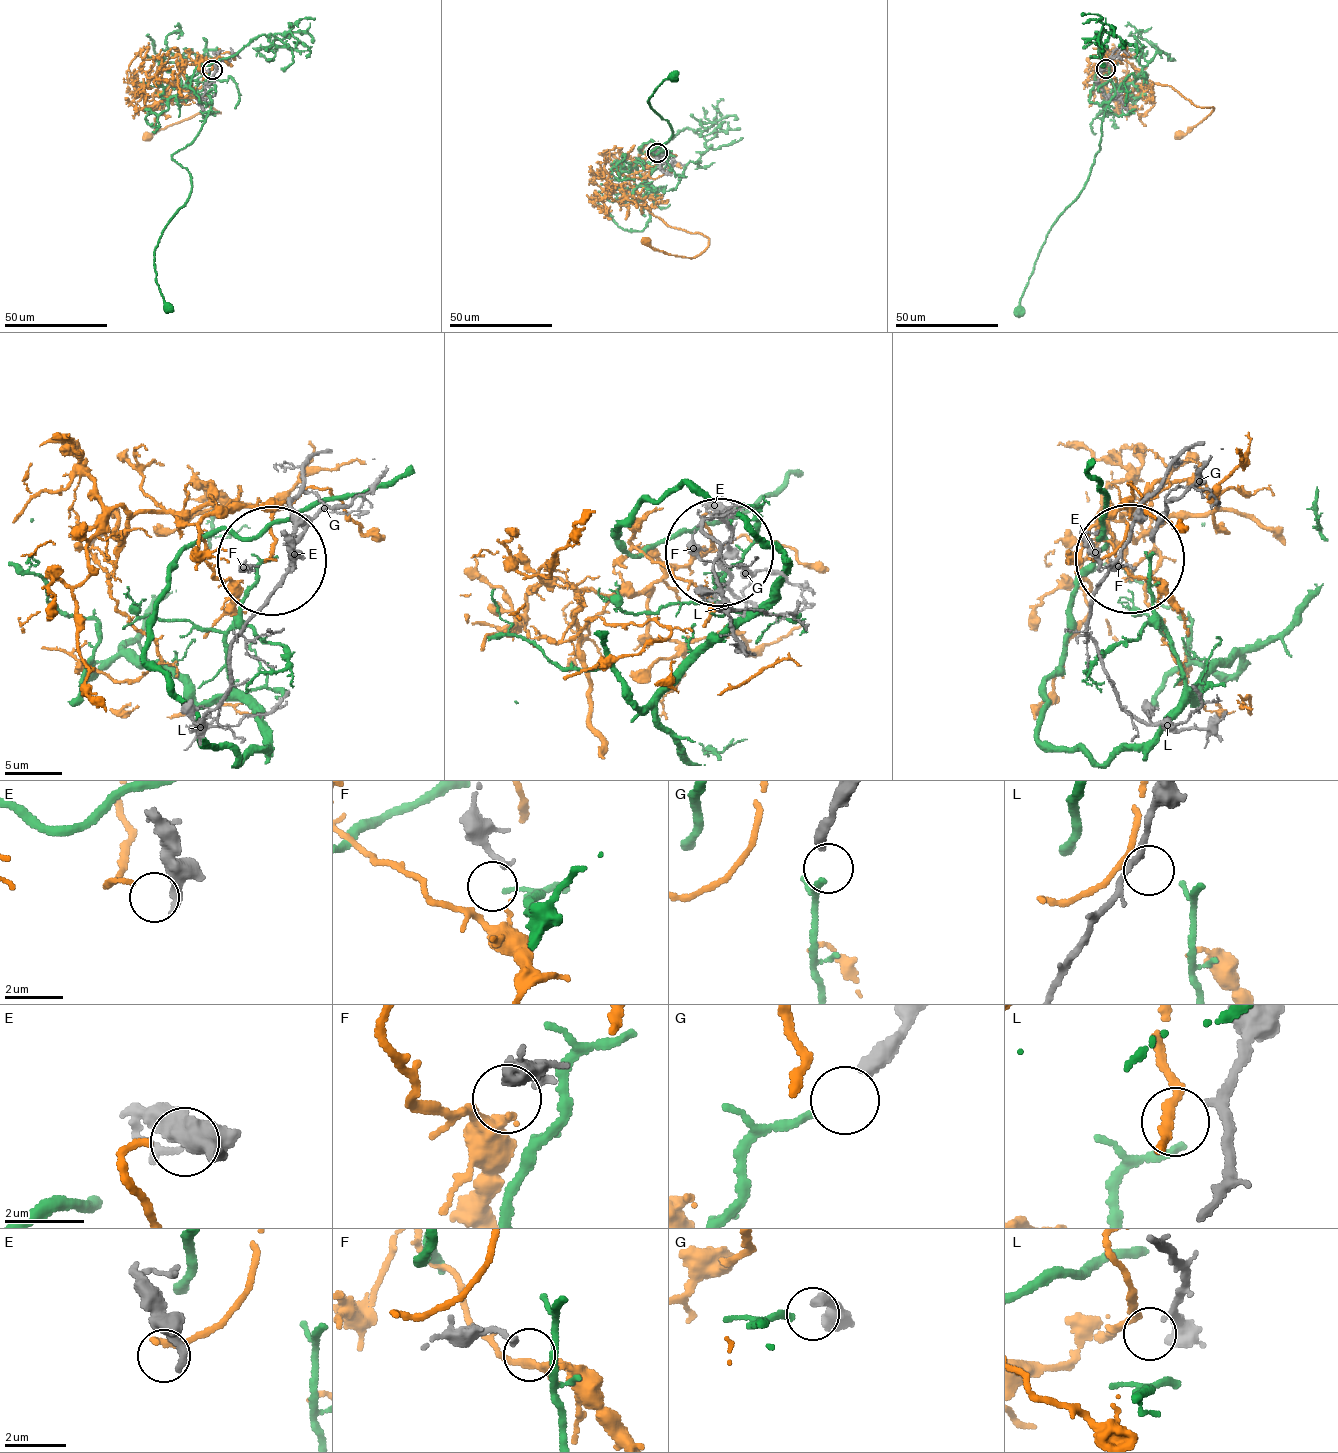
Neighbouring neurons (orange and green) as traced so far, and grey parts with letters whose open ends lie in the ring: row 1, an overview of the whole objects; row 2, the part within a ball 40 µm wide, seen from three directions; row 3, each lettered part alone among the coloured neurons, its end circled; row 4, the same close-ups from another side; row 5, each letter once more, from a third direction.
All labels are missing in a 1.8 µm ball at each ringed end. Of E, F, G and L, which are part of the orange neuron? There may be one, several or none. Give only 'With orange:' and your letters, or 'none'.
With orange: E

